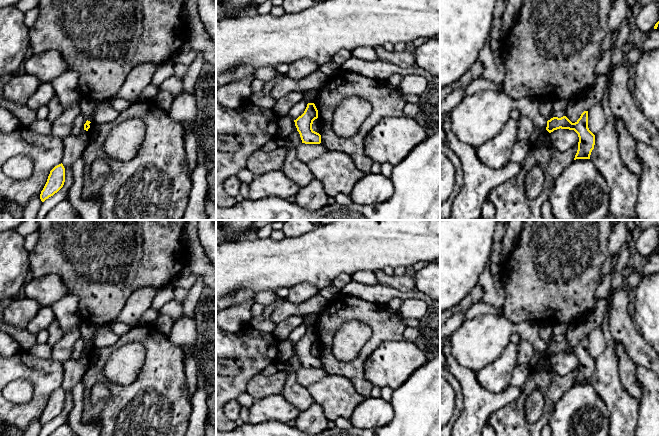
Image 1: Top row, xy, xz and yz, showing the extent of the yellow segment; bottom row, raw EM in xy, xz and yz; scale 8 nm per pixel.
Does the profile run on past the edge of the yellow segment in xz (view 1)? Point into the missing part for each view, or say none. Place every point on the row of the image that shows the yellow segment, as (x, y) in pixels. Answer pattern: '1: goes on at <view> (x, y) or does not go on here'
1: does not go on here

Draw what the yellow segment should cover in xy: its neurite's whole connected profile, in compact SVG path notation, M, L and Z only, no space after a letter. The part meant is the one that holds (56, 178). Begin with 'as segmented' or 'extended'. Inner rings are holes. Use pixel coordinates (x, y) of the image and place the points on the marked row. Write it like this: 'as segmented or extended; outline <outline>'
as segmented; outline M63 164L55 166L48 176L47 182L41 191L40 199L44 202L49 197L57 193L64 185L65 182L65 168Z

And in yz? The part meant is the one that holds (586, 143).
as segmented; outline M584 111L575 123L572 123L566 116L553 117L547 121L546 130L549 133L560 128L574 130L578 134L578 150L574 160L590 159L595 145L595 135L588 128L588 111Z

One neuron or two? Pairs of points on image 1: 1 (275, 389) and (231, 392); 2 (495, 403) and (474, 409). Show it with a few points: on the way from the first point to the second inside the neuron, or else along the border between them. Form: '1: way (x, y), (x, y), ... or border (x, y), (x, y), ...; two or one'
1: border (260, 372), (249, 380), (245, 390); two
2: way (490, 403), (481, 403), (479, 405); one

